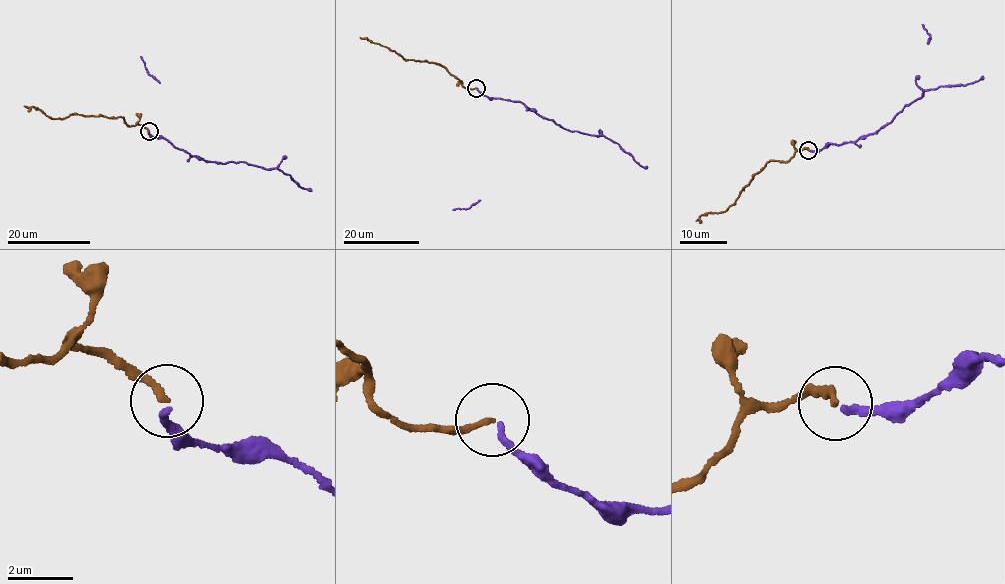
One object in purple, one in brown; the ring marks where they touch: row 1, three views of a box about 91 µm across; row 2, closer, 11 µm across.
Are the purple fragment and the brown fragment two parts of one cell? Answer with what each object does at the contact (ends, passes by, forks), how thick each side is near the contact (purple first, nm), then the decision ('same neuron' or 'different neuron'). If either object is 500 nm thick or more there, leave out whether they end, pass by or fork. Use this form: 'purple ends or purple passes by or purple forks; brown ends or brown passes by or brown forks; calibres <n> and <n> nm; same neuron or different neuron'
purple ends; brown ends; calibres 200 and 190 nm; same neuron

